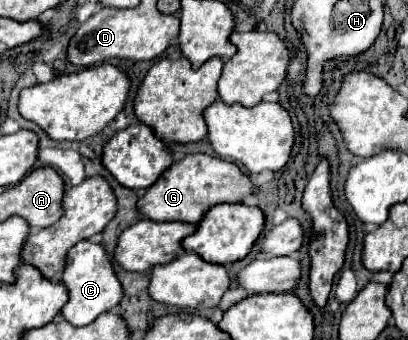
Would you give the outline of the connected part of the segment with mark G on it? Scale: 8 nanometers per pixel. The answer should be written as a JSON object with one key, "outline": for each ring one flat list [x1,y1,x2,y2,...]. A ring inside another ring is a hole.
{"outline":[[189,154,183,160,175,162,163,176,157,180,155,186,147,190,143,198,139,198,139,210,143,216,149,216,155,222,191,222,197,224,209,208,221,202,243,202,249,194,255,192,255,184,249,176,241,174,239,166,209,154]]}

